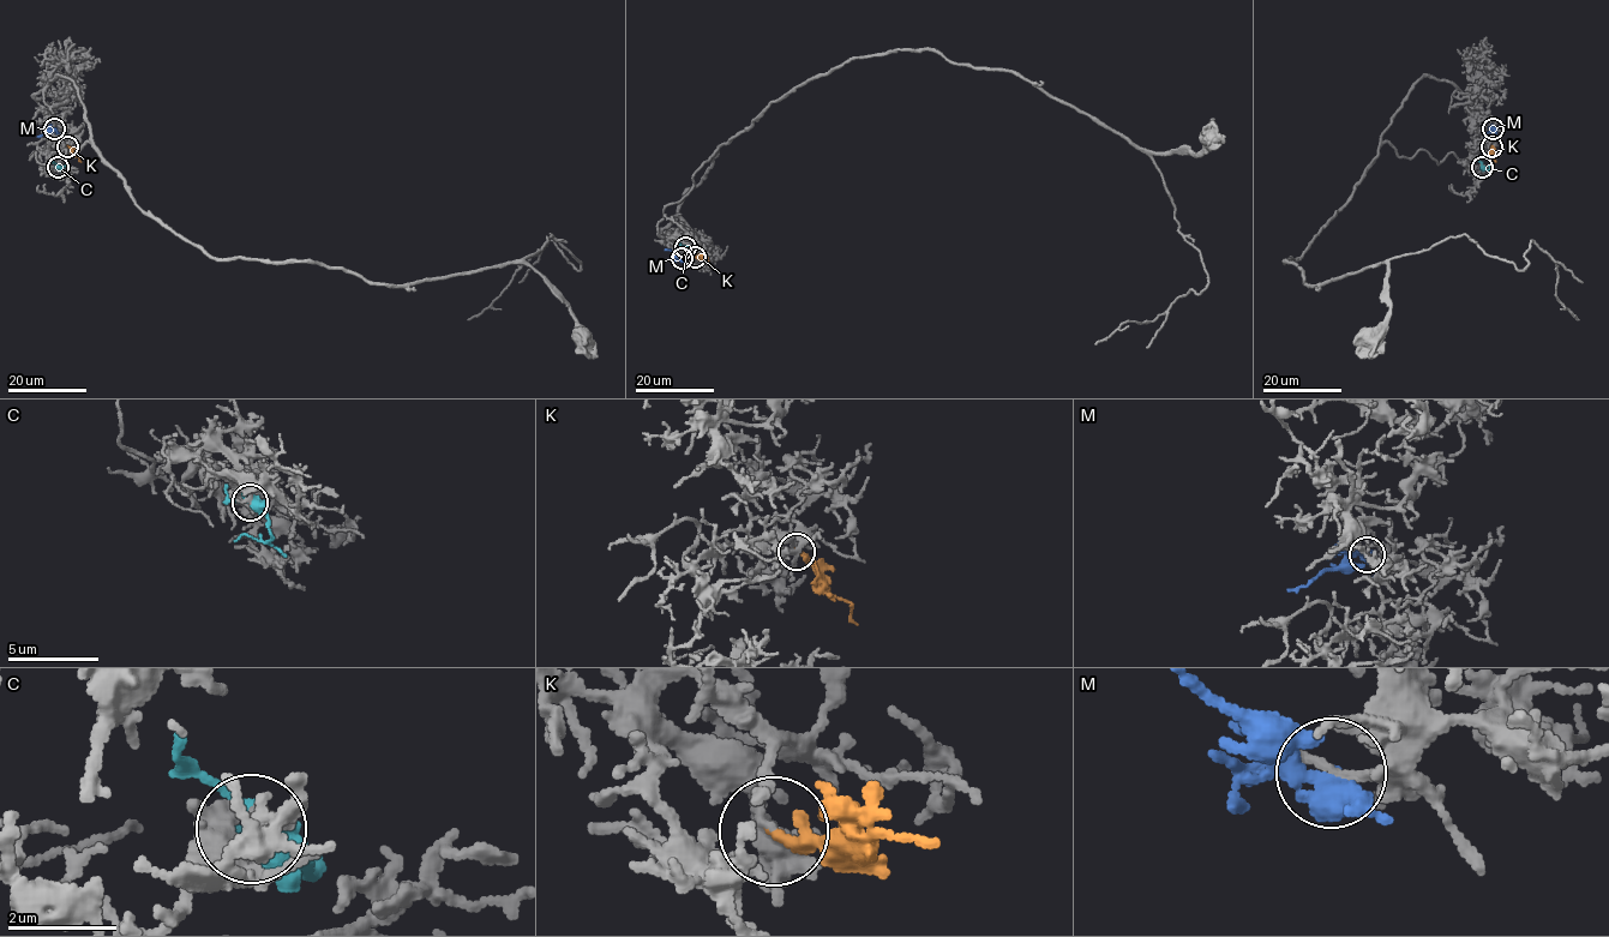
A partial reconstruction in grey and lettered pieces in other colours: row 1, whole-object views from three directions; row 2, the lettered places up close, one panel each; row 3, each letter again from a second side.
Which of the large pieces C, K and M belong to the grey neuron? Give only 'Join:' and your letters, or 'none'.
Join: K

